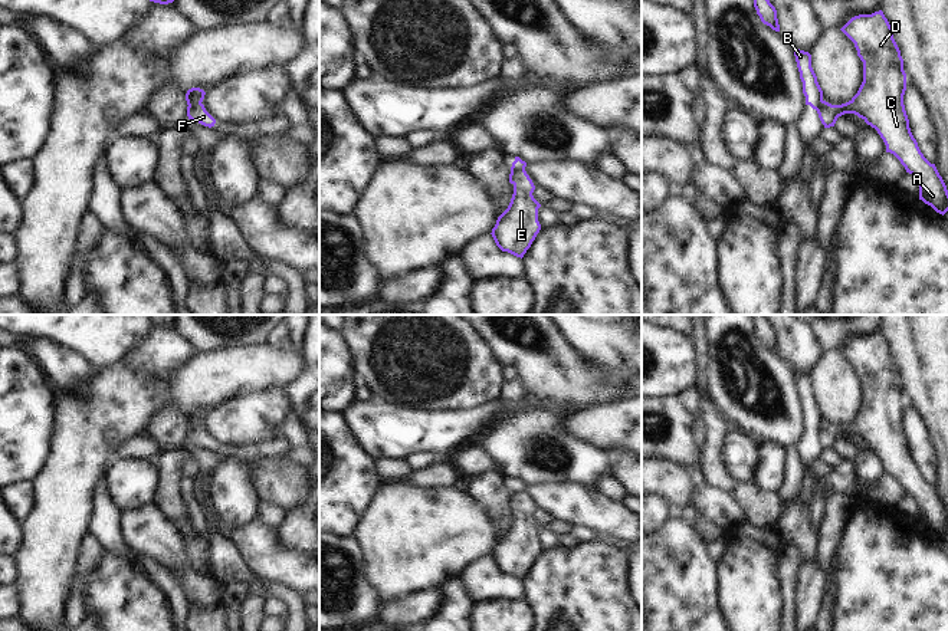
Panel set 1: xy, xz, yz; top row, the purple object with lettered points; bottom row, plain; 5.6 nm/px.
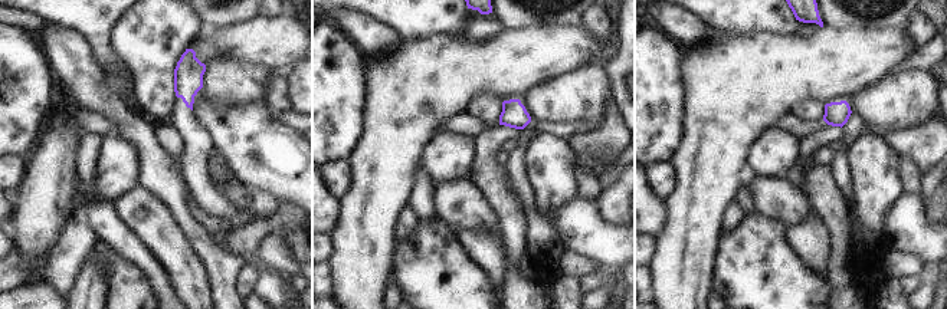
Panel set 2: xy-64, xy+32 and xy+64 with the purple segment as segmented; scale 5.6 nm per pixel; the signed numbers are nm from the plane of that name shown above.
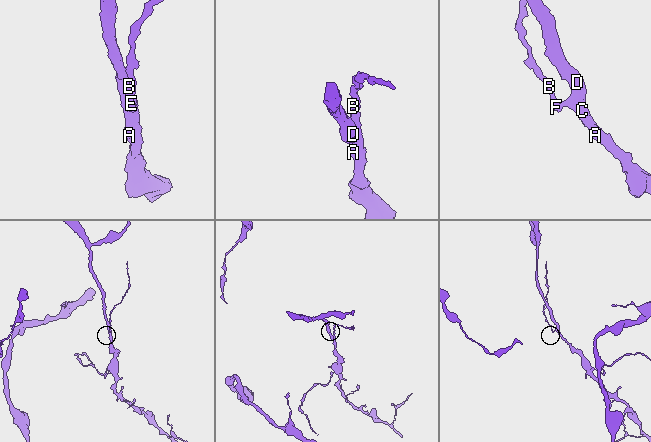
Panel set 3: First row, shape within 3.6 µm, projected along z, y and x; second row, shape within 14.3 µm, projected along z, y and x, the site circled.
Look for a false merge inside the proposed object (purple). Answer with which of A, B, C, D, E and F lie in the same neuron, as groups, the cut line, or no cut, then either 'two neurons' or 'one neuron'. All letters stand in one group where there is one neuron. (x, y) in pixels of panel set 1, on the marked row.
A C D E F / B | xy (200, 102), (193, 104), (187, 109) | two neurons

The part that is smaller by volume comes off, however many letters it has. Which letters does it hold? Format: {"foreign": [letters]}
{"foreign": ["B"]}

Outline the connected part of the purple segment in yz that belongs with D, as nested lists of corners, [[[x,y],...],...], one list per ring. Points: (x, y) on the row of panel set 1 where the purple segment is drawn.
[[[882,10],[872,14],[859,14],[852,17],[840,30],[854,43],[857,56],[863,62],[863,82],[857,93],[846,103],[831,105],[823,101],[819,114],[821,124],[824,128],[834,126],[837,118],[844,114],[854,114],[862,118],[867,125],[878,131],[886,145],[886,152],[893,154],[905,167],[906,172],[916,178],[919,200],[944,216],[948,211],[948,190],[935,164],[931,164],[924,157],[911,132],[903,105],[903,95],[906,91],[903,59],[893,39],[888,19]]]

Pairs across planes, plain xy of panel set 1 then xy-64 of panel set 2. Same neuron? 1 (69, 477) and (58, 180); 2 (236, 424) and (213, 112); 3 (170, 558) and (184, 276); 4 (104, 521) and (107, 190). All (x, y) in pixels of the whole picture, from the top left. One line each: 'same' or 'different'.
1: same
2: different
3: same
4: different

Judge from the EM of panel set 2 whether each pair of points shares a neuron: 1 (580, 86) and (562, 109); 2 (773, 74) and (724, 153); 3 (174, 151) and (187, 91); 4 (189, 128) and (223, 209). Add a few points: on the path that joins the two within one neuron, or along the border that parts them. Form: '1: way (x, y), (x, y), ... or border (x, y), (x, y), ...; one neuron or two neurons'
1: way (576, 92), (564, 104); one neuron
2: way (753, 94), (724, 122), (724, 132); one neuron
3: border (167, 122), (182, 140), (182, 154), (177, 158); two neurons
4: way (195, 148), (195, 177), (203, 190); one neuron

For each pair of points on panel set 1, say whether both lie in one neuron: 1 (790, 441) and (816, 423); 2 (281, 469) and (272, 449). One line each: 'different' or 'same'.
1: different
2: different

